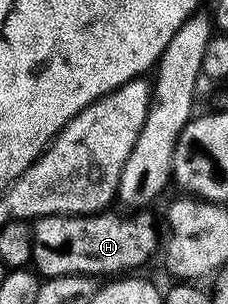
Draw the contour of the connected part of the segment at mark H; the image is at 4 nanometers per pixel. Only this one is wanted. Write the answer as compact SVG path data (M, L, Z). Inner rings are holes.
M90 211L87 217L65 217L61 212L51 217L39 217L32 225L33 268L43 278L47 277L89 277L110 279L115 275L126 275L138 268L160 249L160 225L154 222L150 211Z

